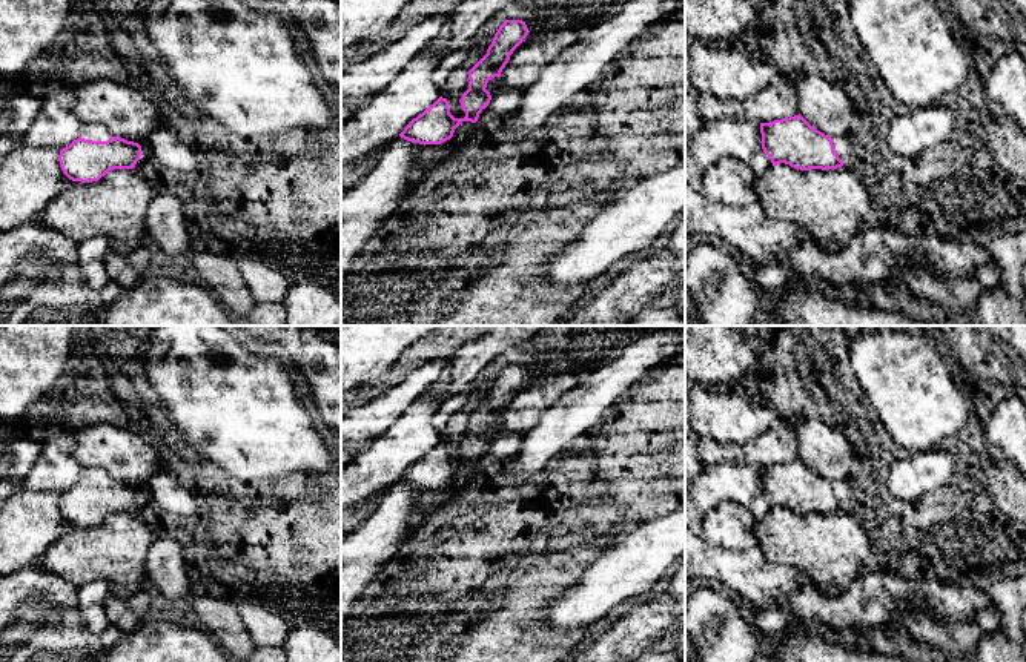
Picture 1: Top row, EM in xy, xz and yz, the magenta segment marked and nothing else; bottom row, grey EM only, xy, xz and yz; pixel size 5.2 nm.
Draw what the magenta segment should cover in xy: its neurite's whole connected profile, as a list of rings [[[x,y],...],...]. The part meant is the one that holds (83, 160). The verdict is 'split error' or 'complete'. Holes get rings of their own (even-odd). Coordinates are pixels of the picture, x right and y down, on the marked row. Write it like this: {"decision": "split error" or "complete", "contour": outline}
{"decision": "split error", "contour": [[[88,123],[77,140],[60,149],[58,161],[69,180],[92,183],[109,170],[134,169],[141,155],[138,143],[112,137],[103,124]]]}

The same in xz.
{"decision": "split error", "contour": [[[505,20],[487,54],[467,72],[468,89],[459,100],[465,117],[455,118],[447,98],[439,97],[386,146],[373,169],[341,195],[341,280],[366,244],[398,210],[402,198],[415,189],[415,152],[425,146],[444,144],[462,121],[478,121],[491,100],[487,83],[501,77],[510,55],[528,32],[525,22]]]}

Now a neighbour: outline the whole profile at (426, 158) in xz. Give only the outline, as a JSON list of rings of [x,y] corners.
[[[479,118],[476,123],[462,121],[453,132],[453,137],[442,144],[425,146],[415,152],[416,184],[438,164],[448,161],[461,154],[462,146],[478,132]]]

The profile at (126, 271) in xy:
[[[141,246],[132,253],[118,253],[109,250],[104,255],[104,267],[111,281],[117,283],[123,290],[134,287],[147,269],[151,258],[151,246]]]

